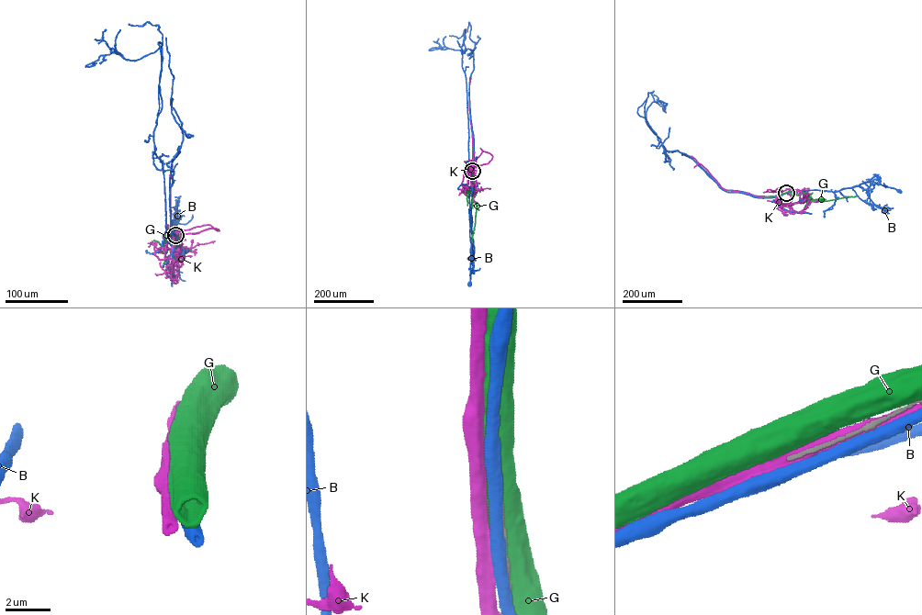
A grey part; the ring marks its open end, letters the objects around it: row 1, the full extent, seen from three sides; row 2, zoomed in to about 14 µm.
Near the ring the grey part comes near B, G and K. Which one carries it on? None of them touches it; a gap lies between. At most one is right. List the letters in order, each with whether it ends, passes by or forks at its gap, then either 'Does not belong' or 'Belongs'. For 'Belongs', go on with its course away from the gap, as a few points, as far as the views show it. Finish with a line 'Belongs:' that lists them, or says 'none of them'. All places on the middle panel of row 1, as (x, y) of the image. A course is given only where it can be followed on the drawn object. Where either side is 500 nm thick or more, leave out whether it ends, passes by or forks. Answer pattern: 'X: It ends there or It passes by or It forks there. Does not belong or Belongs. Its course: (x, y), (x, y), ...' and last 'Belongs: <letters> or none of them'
B: It passes by. Does not belong
G: Does not belong
K: Does not belong
Belongs: none of them

